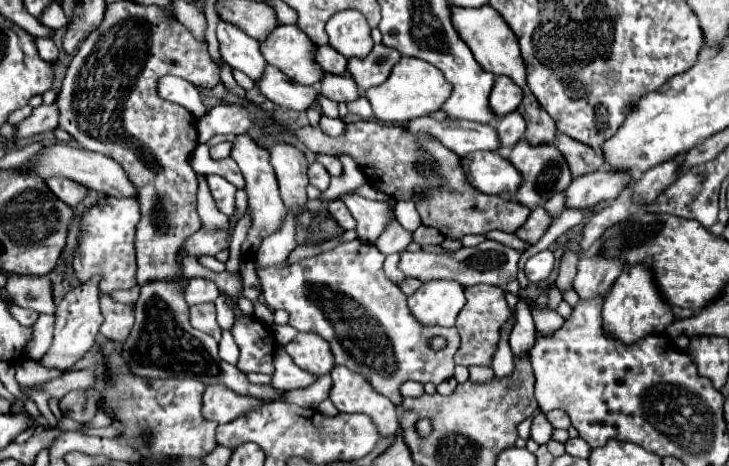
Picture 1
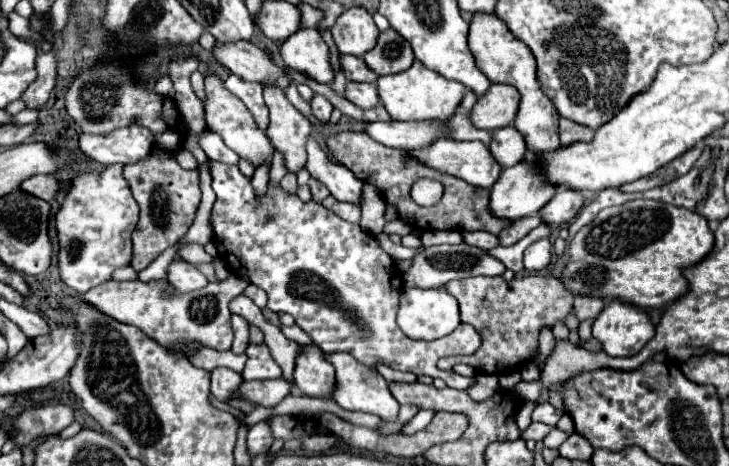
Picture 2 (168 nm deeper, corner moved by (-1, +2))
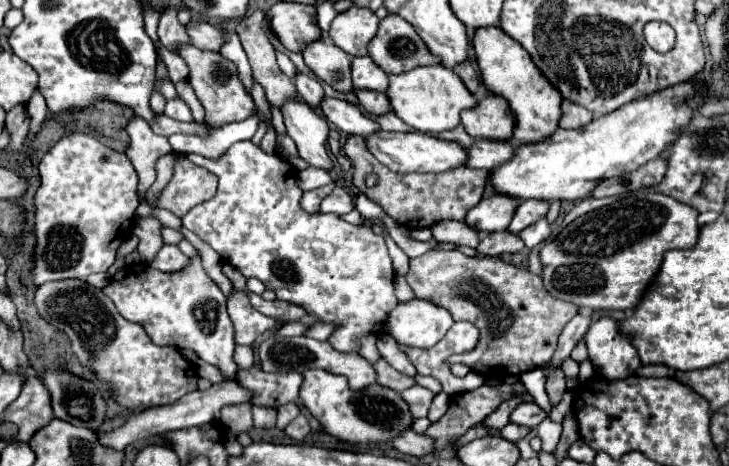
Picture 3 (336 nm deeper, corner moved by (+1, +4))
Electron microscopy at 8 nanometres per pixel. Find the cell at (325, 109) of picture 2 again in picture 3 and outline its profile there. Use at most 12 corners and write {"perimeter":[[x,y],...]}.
{"perimeter":[[298,72],[294,86],[298,94],[318,108],[324,90],[316,78]]}

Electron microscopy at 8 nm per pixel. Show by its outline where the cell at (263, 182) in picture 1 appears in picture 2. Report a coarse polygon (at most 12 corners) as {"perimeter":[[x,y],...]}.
{"perimeter":[[218,76],[206,82],[206,124],[254,168],[274,146]]}

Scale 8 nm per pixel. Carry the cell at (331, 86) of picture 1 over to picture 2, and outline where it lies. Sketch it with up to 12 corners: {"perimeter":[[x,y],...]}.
{"perimeter":[[348,82],[346,98],[368,110],[380,104],[376,84]]}

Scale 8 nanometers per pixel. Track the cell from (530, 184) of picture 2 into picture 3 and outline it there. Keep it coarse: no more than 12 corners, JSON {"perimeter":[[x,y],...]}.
{"perimeter":[[490,196],[466,214],[486,234],[506,230],[514,200]]}

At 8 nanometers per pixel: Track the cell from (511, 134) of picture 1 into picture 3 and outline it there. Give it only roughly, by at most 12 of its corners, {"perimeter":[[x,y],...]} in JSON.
{"perimeter":[[476,140],[464,166],[490,170],[514,152],[512,144]]}

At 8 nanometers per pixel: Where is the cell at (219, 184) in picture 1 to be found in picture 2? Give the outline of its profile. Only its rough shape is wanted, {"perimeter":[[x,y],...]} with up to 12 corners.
{"perimeter":[[212,162],[228,266],[326,354],[442,378],[480,336],[398,328],[372,234]]}

